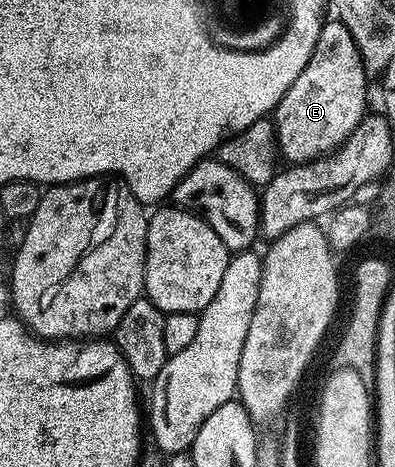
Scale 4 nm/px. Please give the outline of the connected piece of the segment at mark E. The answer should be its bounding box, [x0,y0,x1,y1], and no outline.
[274,20,369,163]

